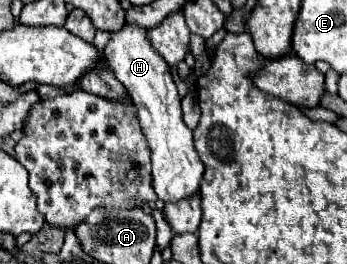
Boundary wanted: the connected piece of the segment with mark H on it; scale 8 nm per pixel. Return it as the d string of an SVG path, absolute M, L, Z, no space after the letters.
M124 24L120 32L112 34L108 46L104 48L106 64L114 72L114 76L124 84L128 90L134 106L138 108L138 120L142 124L142 130L146 132L148 144L152 148L152 184L158 194L158 198L166 204L164 206L164 218L170 224L174 234L186 234L196 232L200 224L200 182L204 176L204 164L194 148L194 136L192 130L182 120L180 110L180 96L176 90L176 84L170 76L170 68L164 62L162 56L158 56L156 50L152 50L150 42L146 40L144 28L134 28Z

